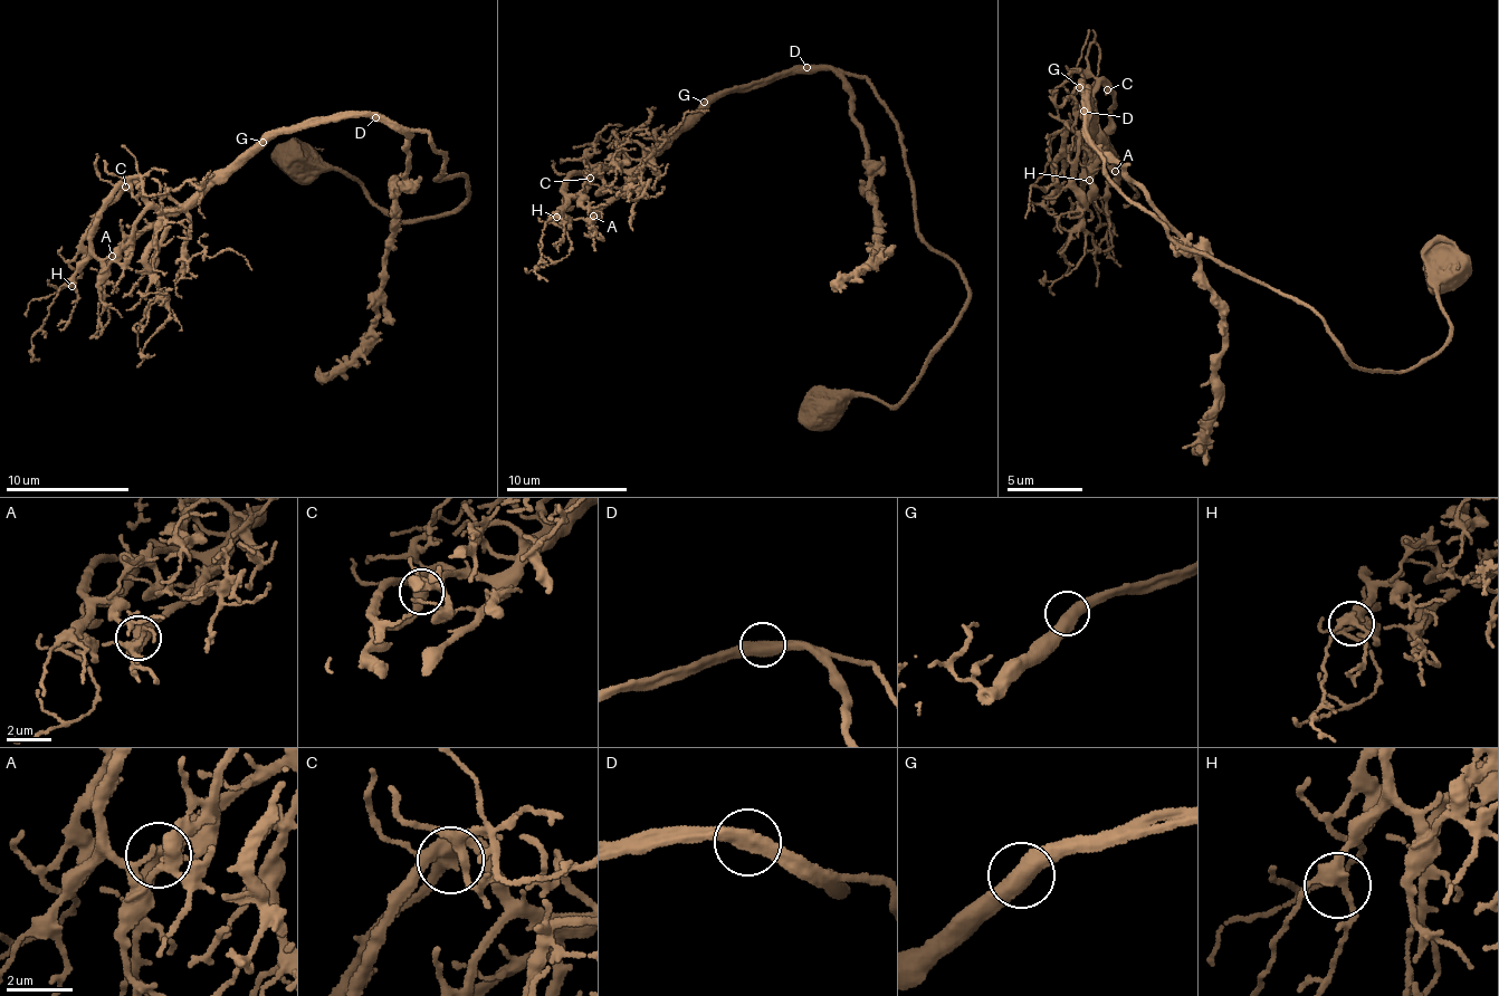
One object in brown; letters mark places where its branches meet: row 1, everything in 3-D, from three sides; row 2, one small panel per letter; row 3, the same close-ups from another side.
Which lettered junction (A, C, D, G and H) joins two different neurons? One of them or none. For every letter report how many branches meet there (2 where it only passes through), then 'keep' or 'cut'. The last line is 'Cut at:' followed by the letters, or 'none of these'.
A: branches 2; keep
C: branches 3; keep
D: branches 2; keep
G: branches 2; keep
H: branches 3; keep
Cut at: none of these

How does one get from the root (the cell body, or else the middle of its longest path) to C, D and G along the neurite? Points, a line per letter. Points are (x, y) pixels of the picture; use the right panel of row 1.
C: (1096, 147), (1076, 82), (1080, 109), (1089, 115), (1084, 126), (1096, 133), (1091, 96), (1100, 85), (1107, 89)
D: (1096, 147), (1090, 140), (1084, 112)
G: (1096, 147), (1090, 140), (1079, 87)

